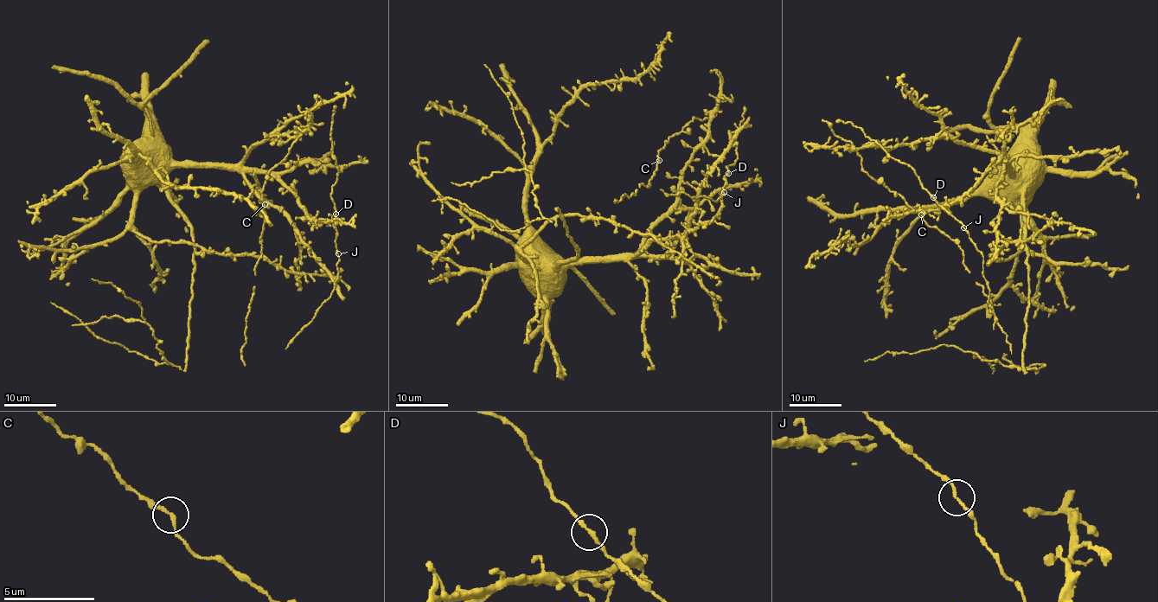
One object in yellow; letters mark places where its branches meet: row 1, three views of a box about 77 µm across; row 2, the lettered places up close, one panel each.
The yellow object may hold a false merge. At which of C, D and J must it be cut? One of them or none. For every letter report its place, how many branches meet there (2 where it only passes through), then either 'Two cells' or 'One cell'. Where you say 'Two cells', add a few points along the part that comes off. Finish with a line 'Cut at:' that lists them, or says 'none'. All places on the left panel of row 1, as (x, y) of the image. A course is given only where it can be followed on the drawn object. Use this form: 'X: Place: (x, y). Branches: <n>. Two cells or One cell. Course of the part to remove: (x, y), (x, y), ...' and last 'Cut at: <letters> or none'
C: Place: (265, 204). Branches: 2. One cell
D: Place: (335, 214). Branches: 2. One cell
J: Place: (338, 253). Branches: 2. One cell
Cut at: none

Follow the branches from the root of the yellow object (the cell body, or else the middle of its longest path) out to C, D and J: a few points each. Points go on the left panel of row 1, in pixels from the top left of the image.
C: (132, 152), (157, 150), (172, 166), (236, 164), (267, 136), (302, 130), (266, 176), (265, 204)
D: (132, 152), (148, 146), (172, 166), (266, 170), (293, 194), (312, 218), (327, 225), (335, 214)
J: (132, 152), (148, 146), (172, 166), (266, 170), (293, 194), (305, 214), (327, 225), (332, 221), (337, 253)

